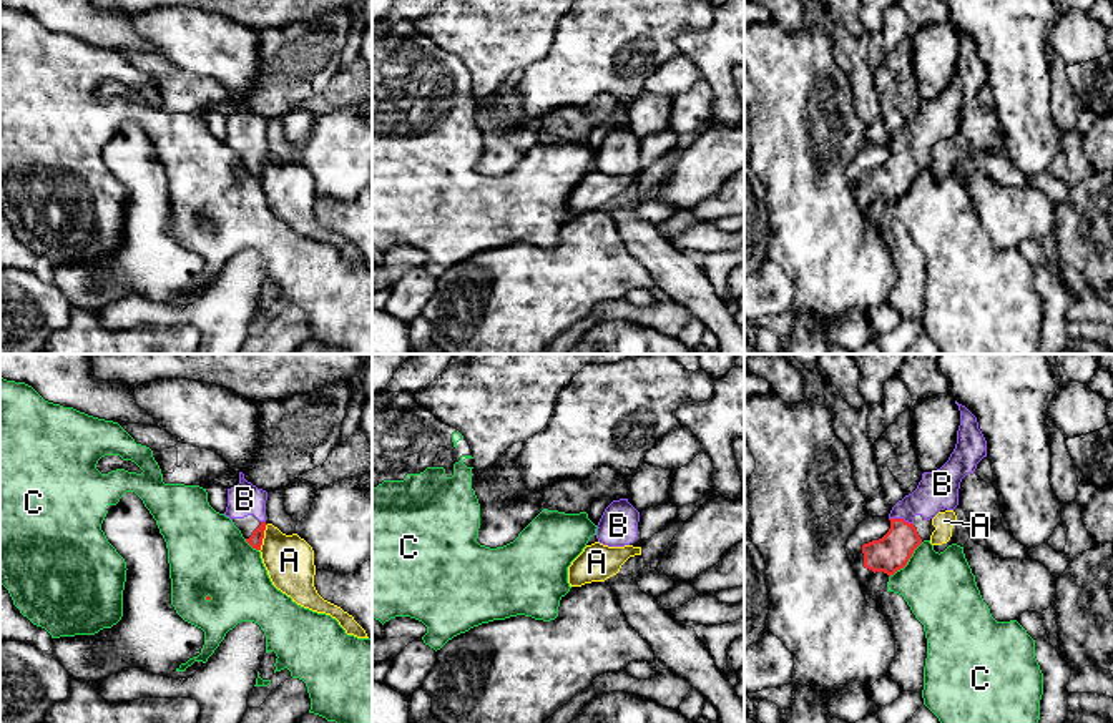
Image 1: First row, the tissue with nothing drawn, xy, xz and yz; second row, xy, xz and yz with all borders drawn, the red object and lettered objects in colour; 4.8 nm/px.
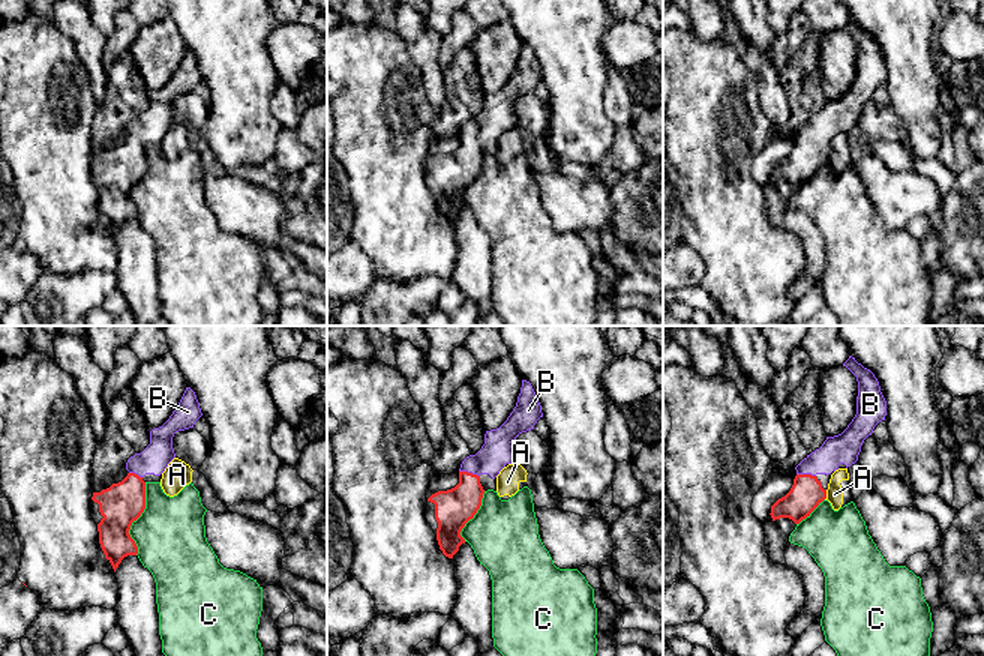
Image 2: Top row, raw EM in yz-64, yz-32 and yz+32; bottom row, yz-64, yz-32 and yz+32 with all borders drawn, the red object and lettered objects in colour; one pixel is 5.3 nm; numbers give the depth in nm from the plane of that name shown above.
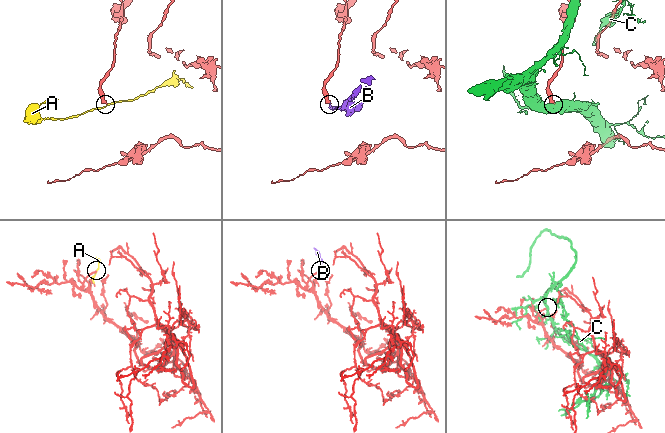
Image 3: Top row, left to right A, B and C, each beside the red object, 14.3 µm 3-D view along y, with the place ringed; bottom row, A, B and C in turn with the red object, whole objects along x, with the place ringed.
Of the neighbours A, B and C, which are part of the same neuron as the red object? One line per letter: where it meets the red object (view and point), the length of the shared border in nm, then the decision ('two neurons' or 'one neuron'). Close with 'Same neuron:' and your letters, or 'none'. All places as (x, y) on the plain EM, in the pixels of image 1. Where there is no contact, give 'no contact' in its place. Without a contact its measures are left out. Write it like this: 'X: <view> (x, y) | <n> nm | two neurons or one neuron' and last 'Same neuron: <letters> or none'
A: xy (263, 165) | 140 nm | two neurons
B: yz (901, 147) | 120 nm | one neuron
C: yz (907, 188) | 240 nm | two neurons
Same neuron: B

